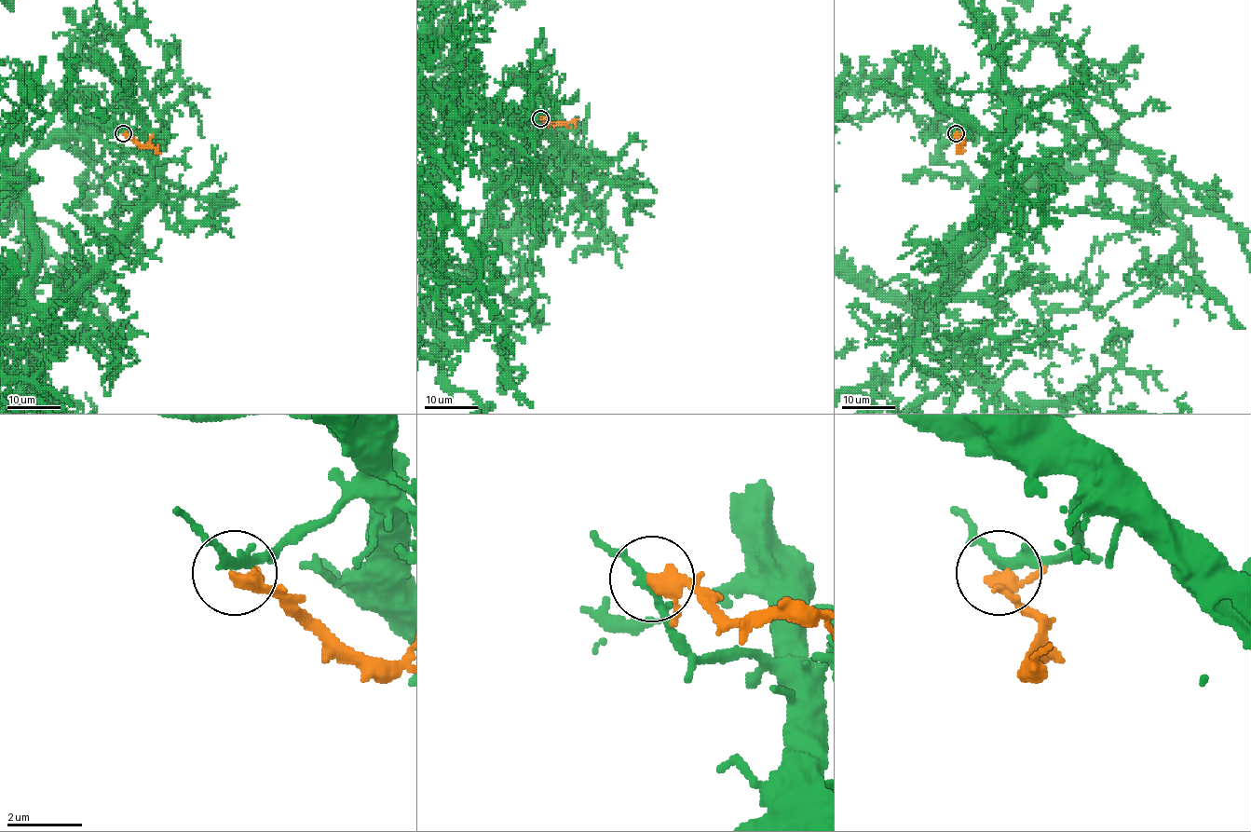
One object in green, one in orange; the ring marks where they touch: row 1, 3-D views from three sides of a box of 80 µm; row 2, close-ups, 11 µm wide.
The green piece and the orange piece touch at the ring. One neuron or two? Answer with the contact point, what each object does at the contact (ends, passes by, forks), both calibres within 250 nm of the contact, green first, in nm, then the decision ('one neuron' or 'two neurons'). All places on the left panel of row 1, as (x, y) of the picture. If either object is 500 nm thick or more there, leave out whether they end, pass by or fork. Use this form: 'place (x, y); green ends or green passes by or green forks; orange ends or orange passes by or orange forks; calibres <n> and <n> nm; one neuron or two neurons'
place (123, 133); green passes by; orange passes by; calibres 200 and 320 nm; two neurons

